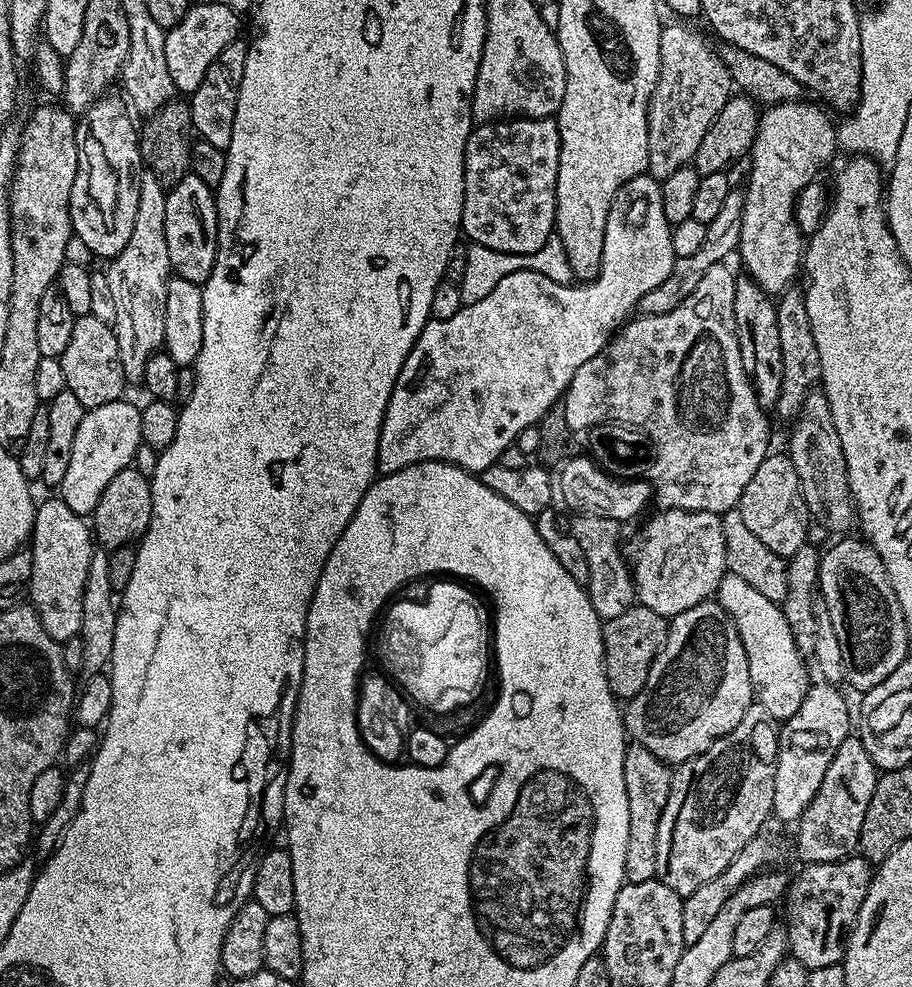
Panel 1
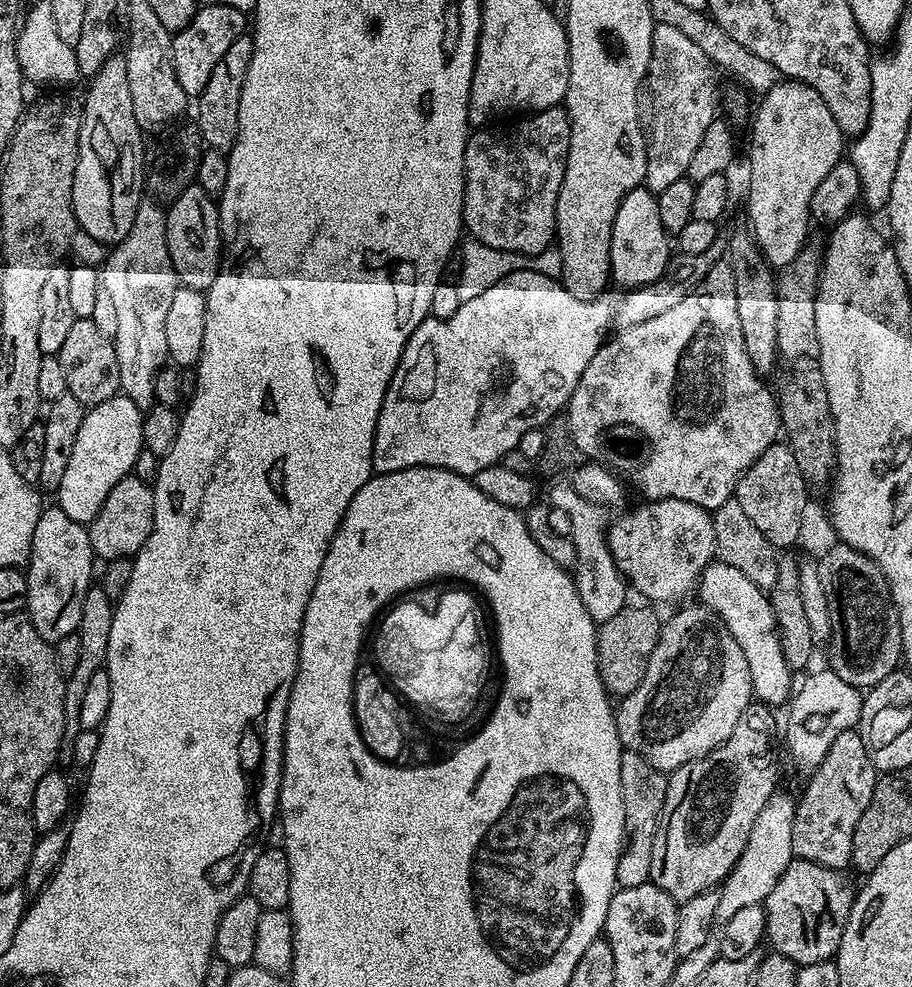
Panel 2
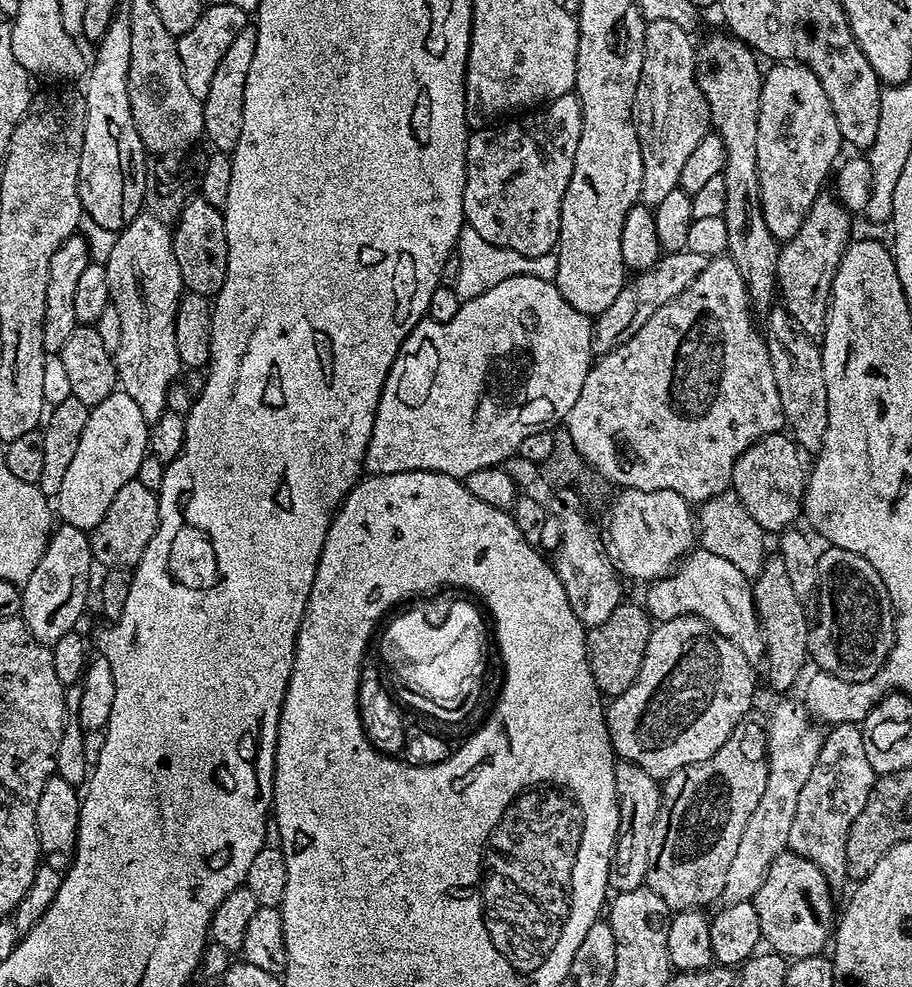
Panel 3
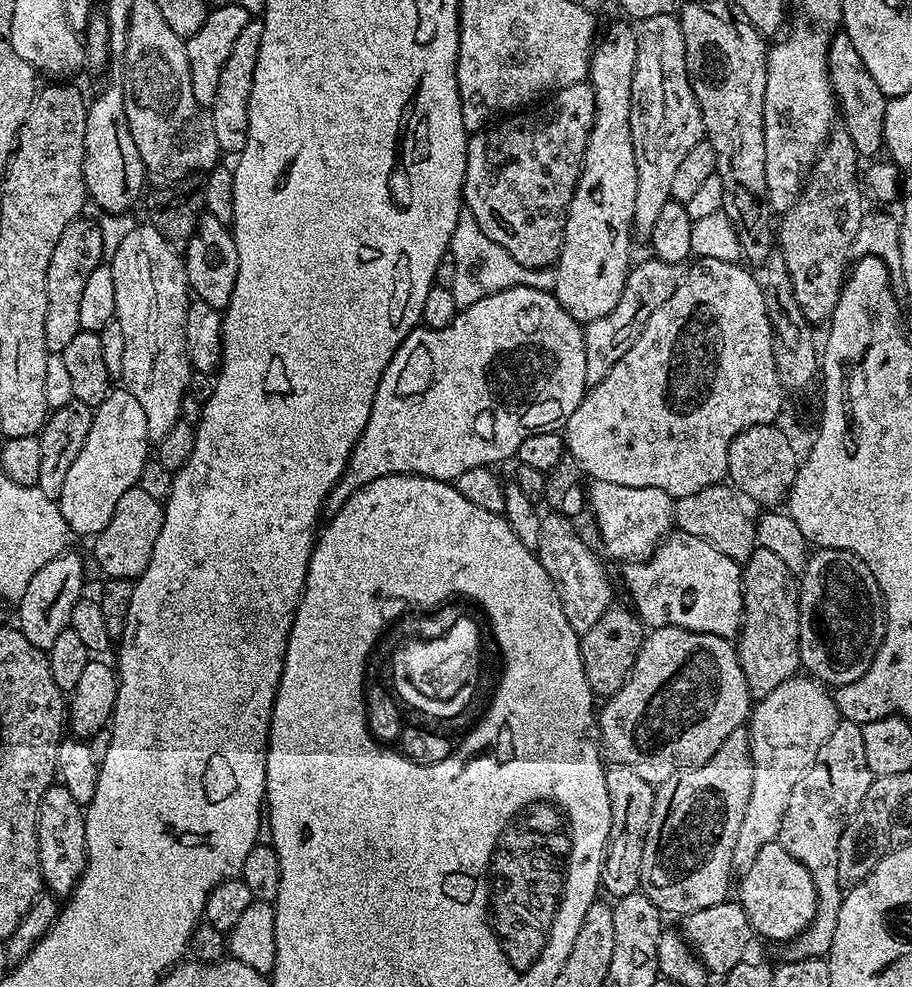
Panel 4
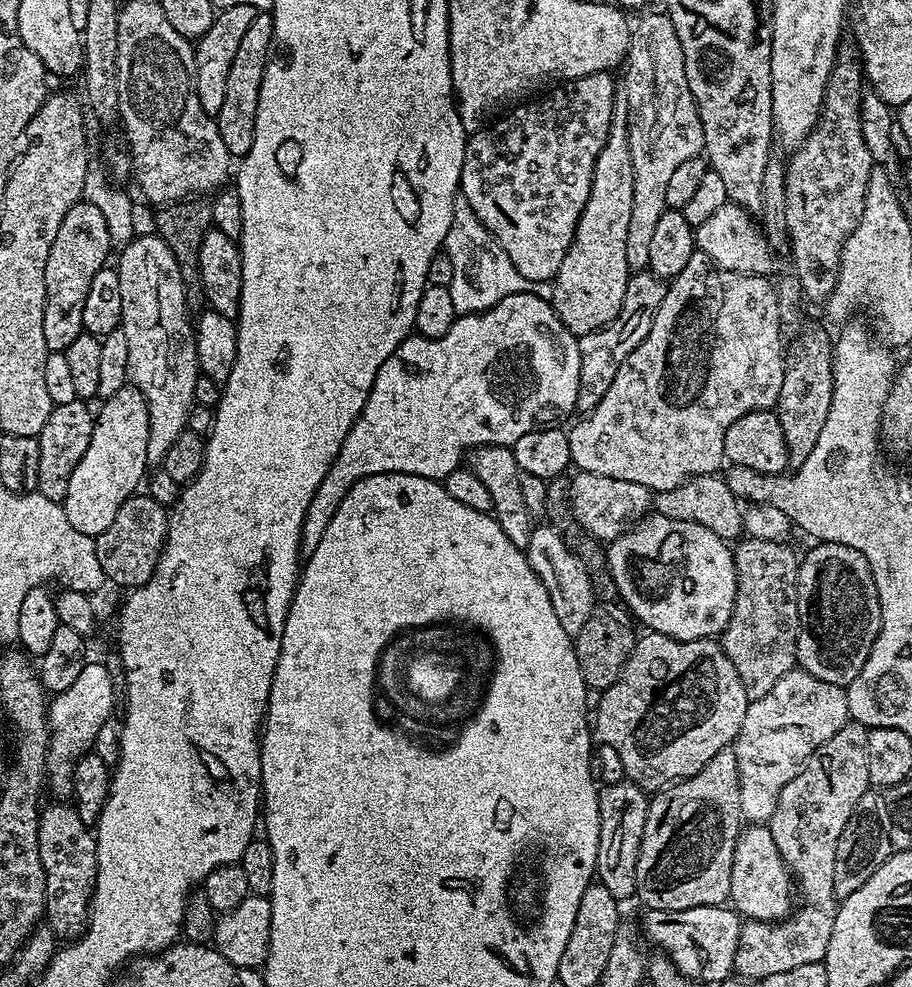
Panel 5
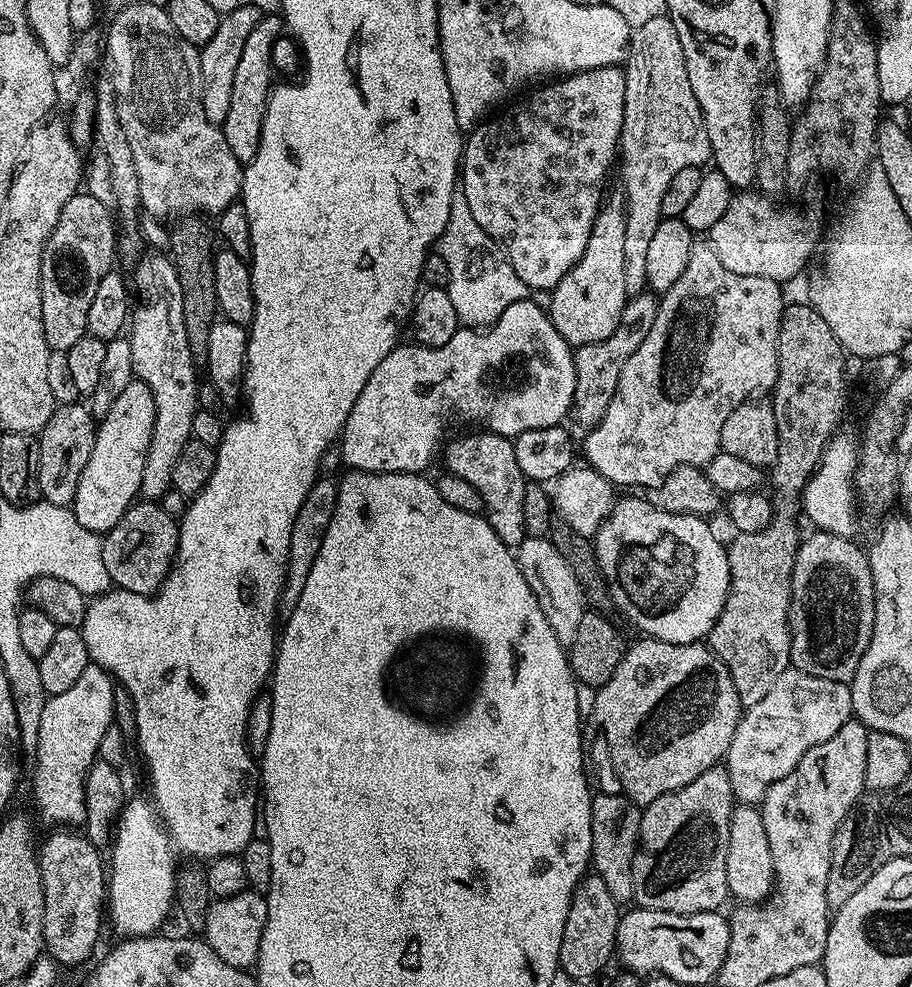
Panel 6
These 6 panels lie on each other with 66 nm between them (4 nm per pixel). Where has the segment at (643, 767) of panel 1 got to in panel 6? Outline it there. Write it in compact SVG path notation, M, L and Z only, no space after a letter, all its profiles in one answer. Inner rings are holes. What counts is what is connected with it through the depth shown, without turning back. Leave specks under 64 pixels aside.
M597 791L592 798L592 859L591 867L595 875L606 882L610 895L616 899L616 903L624 906L634 897L634 858L636 857L636 846L640 843L640 814L641 809L634 801L623 794L615 796L612 792Z

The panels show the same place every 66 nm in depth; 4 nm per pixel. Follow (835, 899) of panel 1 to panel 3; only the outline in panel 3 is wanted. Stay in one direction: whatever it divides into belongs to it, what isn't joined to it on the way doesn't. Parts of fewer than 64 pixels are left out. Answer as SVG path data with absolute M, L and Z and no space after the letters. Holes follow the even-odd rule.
M791 850L778 853L751 899L754 910L758 910L763 943L771 951L792 960L821 955L825 951L823 948L829 947L834 932L832 896L833 889L829 888L822 870L818 870L814 862Z

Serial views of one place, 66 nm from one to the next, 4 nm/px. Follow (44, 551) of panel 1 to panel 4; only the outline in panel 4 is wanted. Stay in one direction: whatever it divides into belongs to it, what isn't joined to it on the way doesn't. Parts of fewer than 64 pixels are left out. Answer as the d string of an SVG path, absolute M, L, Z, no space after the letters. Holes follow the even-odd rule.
M65 550L58 558L46 562L34 578L30 578L30 586L26 586L26 594L18 601L20 621L18 627L22 634L33 646L47 650L54 646L58 634L69 627L71 611L85 591L84 588L84 560L73 550Z

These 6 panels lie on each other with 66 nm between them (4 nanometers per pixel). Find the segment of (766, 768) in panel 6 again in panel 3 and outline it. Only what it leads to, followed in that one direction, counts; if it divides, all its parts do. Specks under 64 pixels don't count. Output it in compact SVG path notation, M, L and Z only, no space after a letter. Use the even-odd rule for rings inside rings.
M792 700L782 701L773 710L772 717L766 720L768 734L766 788L762 790L762 802L758 802L754 814L750 814L746 830L742 830L738 850L726 873L726 886L722 886L719 899L721 905L751 900L758 886L764 881L764 876L774 858L788 848L790 822L794 820L798 794L802 794L802 786L806 786L806 778L810 778L810 770L814 770L814 762L824 744L825 733L822 728L820 732L819 727L821 728L821 725L814 722L807 707L800 702L795 704Z

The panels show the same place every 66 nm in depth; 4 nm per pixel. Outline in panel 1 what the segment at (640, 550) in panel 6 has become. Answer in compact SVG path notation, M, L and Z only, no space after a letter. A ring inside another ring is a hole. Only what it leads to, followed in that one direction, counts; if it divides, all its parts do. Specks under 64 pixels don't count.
M725 574L720 579L714 599L722 606L722 610L726 610L726 614L730 614L738 630L738 638L742 638L742 646L746 650L750 666L755 703L766 706L768 713L777 722L790 719L808 693L810 679L808 680L809 665L794 642L790 622L786 622L783 607L777 601L758 594L758 590L754 590L754 586L749 586L742 578L731 574Z

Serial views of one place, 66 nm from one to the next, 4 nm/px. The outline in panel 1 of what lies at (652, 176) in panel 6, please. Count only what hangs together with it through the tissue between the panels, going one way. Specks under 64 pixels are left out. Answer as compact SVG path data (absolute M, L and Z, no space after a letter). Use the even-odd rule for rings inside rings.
M672 22L676 24L665 23L660 30L660 73L658 74L658 82L656 89L652 95L652 100L648 104L648 170L647 175L653 176L656 180L664 181L670 178L670 174L674 174L674 170L689 167L695 161L698 154L698 146L702 143L702 138L706 138L706 130L710 130L710 122L714 122L714 118L718 114L718 110L722 110L722 106L726 106L729 96L733 95L734 85L730 74L726 70L726 66L720 60L719 55L711 48L698 33L692 28L687 28L687 23Z

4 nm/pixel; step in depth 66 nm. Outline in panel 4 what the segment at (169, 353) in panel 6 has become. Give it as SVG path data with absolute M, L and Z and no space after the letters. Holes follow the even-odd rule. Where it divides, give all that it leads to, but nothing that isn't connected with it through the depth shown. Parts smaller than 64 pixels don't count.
M140 222L123 239L110 267L114 274L114 318L122 326L126 342L119 379L142 402L149 441L159 442L180 419L182 398L189 395L188 383L194 371L186 350L190 289L184 261L157 228Z

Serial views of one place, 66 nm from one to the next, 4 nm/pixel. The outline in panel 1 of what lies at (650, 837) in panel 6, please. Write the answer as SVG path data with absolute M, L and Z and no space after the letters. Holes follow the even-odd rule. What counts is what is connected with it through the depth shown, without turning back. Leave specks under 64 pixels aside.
M753 702L746 714L742 714L742 722L738 722L730 734L718 738L702 754L690 758L673 771L670 798L666 798L666 806L658 822L657 880L670 886L670 890L677 892L681 898L694 894L694 890L710 882L710 878L718 878L718 874L734 862L738 850L742 850L750 838L761 835L763 828L760 827L772 816L774 770L779 749L777 720L768 713L766 706Z

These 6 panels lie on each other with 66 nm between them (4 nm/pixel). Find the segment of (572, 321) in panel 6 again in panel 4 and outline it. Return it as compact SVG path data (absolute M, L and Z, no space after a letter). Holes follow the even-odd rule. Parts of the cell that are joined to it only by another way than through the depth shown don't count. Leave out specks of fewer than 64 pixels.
M616 24L608 33L593 47L590 63L588 65L588 76L594 90L594 102L596 103L596 113L594 114L594 122L590 130L590 138L586 142L586 150L582 158L582 166L580 167L580 177L576 183L574 194L570 198L570 206L568 213L564 219L564 237L560 240L560 256L555 262L556 270L556 291L554 293L557 302L566 310L566 314L570 314L570 318L580 321L581 325L594 322L594 318L602 318L606 314L610 314L610 310L614 310L614 306L618 306L618 298L622 298L622 290L626 286L626 278L628 277L628 269L630 267L630 259L628 255L632 252L632 244L634 245L634 229L632 219L634 218L634 198L638 194L638 166L634 162L634 142L630 134L630 110L632 109L632 72L634 71L634 62L636 61L636 33L630 27L624 24Z

